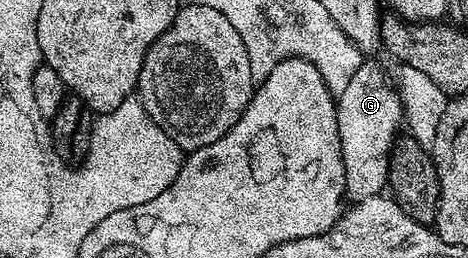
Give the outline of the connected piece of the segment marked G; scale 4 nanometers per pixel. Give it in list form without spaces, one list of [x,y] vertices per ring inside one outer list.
[[[374,59],[363,60],[362,66],[352,75],[348,87],[337,94],[338,106],[338,130],[340,131],[340,147],[344,159],[344,171],[346,172],[346,197],[351,202],[363,201],[379,196],[387,188],[386,176],[390,170],[390,153],[394,150],[394,143],[399,136],[398,124],[404,121],[404,110],[399,90],[386,78],[386,73],[374,62]]]

